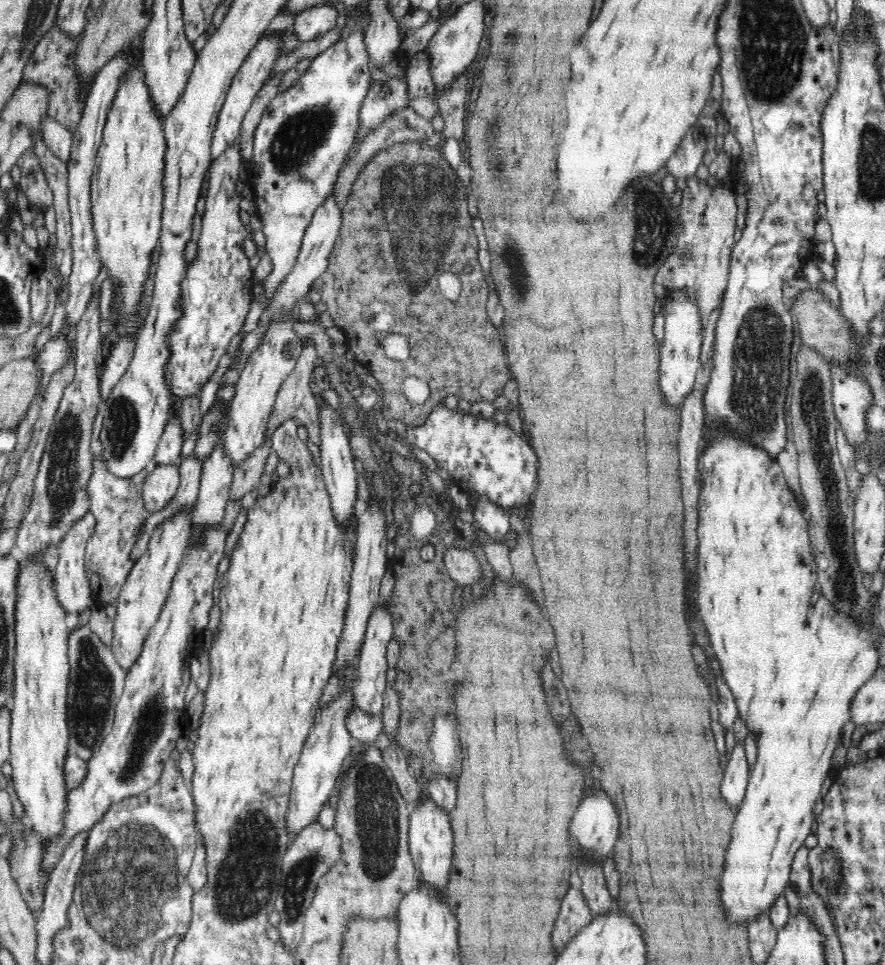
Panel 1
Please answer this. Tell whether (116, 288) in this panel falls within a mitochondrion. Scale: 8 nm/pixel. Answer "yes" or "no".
no

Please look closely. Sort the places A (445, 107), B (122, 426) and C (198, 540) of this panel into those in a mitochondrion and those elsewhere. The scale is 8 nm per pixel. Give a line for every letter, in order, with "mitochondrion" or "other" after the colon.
A: other
B: mitochondrion
C: other

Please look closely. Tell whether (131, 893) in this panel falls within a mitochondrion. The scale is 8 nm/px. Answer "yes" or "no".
yes

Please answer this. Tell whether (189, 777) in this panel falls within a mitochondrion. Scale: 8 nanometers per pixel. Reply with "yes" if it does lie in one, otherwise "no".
no

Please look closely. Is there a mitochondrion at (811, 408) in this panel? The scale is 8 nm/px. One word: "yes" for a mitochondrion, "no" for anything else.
yes

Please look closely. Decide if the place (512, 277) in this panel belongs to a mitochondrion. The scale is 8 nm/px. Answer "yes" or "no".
yes

